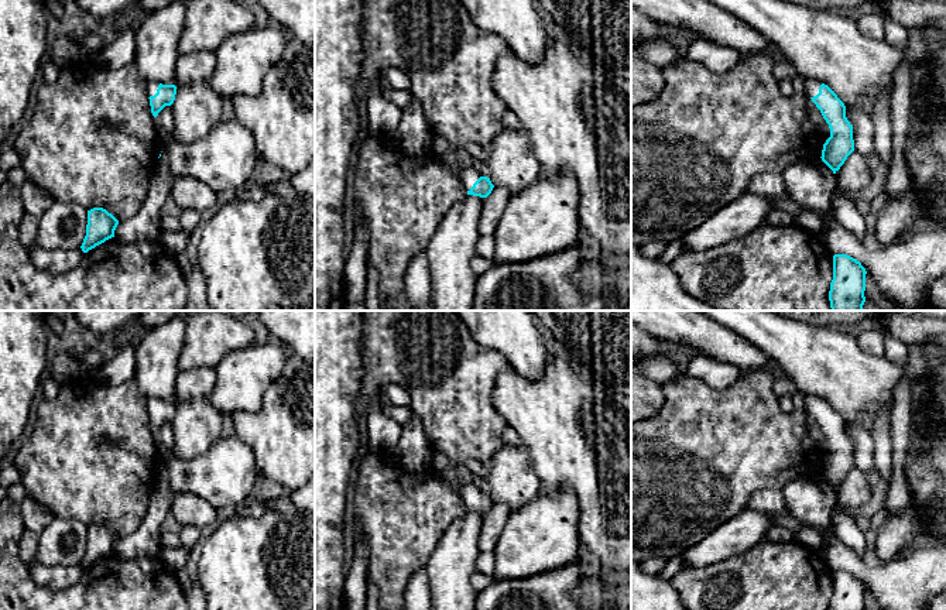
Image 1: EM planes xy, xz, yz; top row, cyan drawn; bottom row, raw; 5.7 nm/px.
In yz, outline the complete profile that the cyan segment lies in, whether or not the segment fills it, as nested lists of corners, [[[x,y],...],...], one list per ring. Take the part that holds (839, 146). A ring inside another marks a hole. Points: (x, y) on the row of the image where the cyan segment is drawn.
[[[805,80],[809,97],[829,124],[830,137],[823,144],[822,161],[836,174],[854,151],[853,126],[846,117],[846,106],[825,83]]]

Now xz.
[[[456,168],[455,171],[467,195],[487,198],[491,193],[494,185],[490,178],[480,177],[473,168]]]

